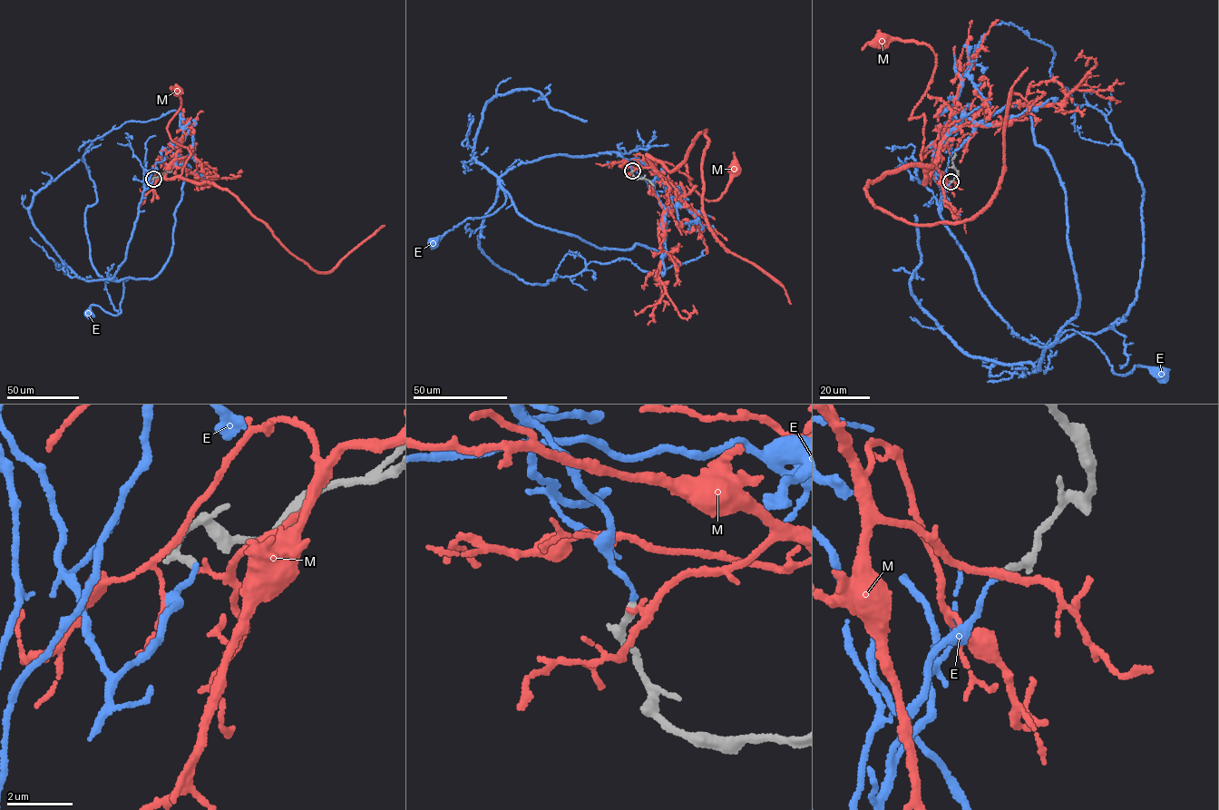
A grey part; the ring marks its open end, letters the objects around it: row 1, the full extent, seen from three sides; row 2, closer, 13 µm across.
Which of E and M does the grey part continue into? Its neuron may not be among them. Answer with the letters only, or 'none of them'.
E

